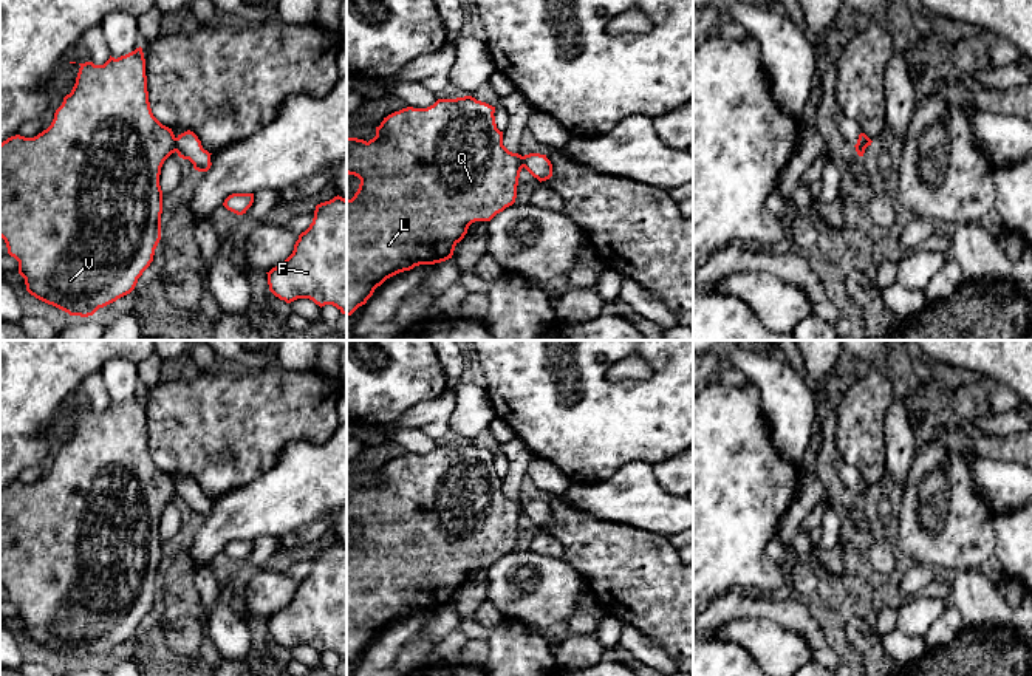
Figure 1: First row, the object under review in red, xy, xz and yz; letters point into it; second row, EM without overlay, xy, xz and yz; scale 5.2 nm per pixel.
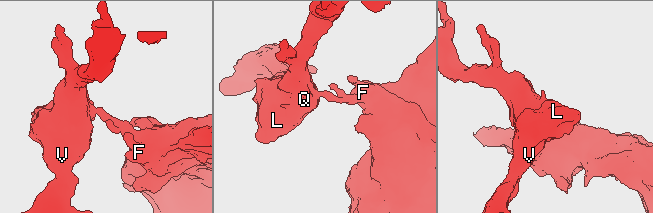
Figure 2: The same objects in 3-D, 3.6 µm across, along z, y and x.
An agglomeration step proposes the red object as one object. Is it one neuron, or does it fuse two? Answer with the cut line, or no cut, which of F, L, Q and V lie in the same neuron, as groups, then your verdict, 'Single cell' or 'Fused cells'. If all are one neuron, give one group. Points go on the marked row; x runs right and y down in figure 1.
Split along xy (177, 138), (174, 150). Groups: F / L Q V. Fused cells

